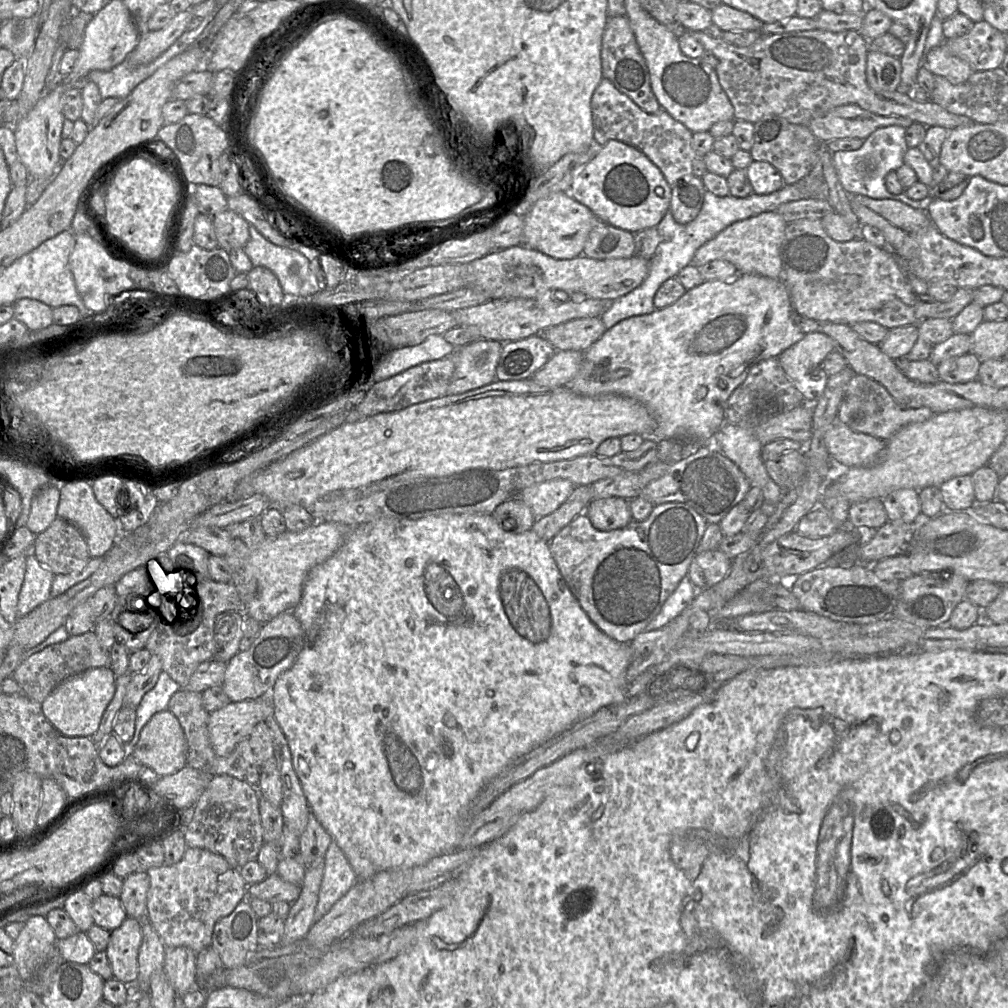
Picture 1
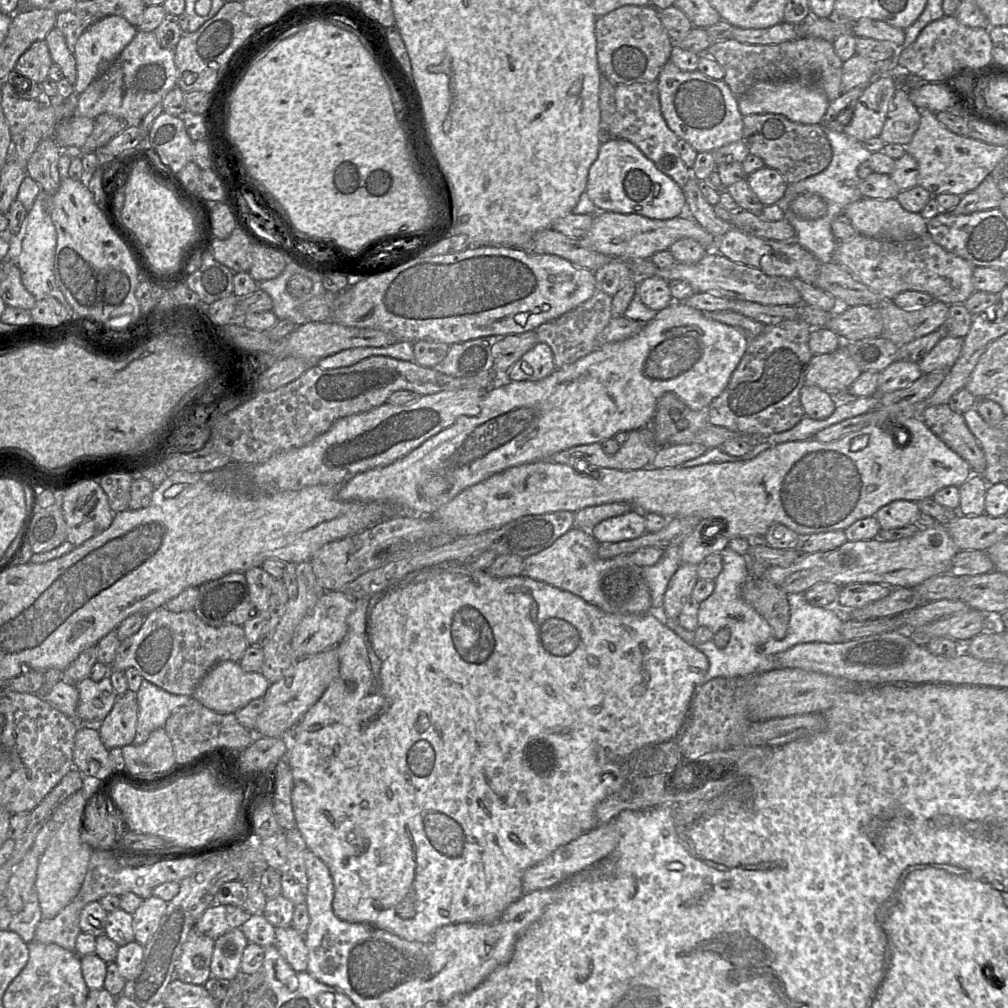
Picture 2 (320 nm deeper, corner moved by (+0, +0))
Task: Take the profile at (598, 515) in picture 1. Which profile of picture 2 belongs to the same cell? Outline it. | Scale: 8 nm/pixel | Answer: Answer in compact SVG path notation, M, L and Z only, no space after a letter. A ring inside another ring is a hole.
M629 511L597 524L590 533L598 543L618 543L648 534L646 514Z

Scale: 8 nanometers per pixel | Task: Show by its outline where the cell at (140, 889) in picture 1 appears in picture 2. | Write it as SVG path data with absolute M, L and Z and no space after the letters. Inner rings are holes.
M151 895L144 899L143 903L132 914L135 940L143 946L157 929L166 911L167 903L159 897Z

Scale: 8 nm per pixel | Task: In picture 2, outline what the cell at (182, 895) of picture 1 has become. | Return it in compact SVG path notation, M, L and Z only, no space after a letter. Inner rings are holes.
M193 927L175 964L175 978L204 985L211 977L211 960L215 940L198 933Z

